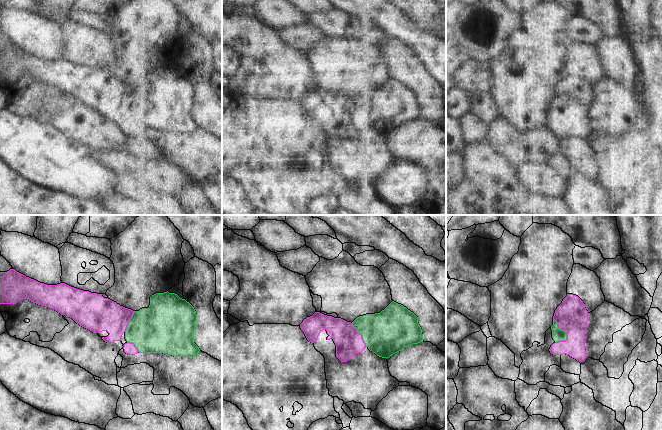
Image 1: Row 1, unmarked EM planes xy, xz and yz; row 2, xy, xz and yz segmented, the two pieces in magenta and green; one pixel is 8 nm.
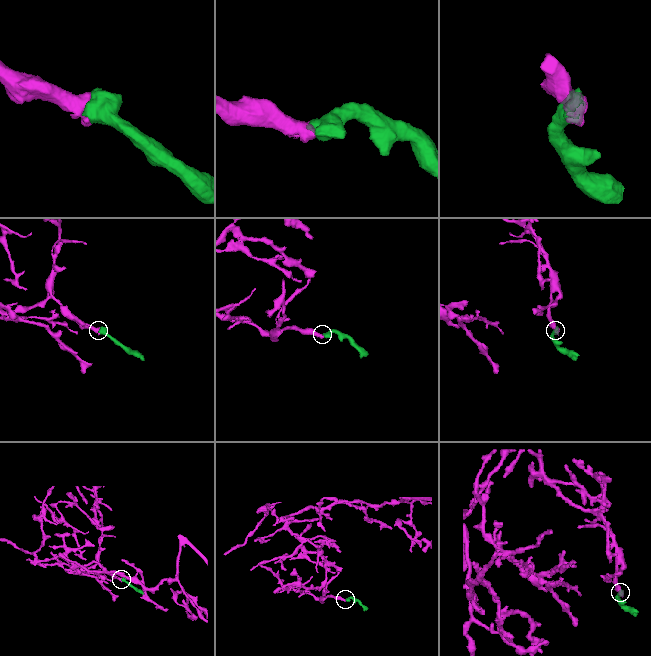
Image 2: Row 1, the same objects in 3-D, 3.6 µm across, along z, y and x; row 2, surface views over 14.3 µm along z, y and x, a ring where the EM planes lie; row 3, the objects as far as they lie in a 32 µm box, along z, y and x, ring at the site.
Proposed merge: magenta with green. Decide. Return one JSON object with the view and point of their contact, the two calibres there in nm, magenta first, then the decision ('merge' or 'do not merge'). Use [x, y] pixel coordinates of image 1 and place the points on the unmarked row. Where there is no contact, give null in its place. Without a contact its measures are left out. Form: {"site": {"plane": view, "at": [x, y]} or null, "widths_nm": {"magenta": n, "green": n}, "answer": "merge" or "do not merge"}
{"site": {"plane": "yz", "at": [563, 106]}, "widths_nm": {"magenta": 260, "green": 100}, "answer": "merge"}

